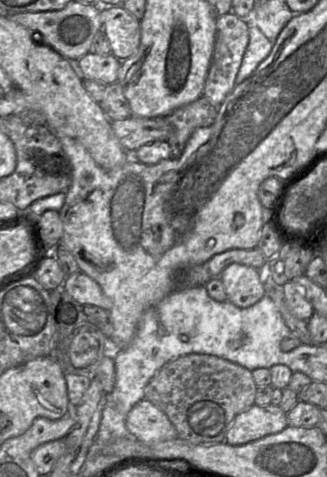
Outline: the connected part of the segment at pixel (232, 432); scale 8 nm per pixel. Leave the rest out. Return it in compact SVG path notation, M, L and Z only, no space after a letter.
M254 404L235 417L226 433L225 442L233 446L243 445L279 433L287 426L287 414L279 406Z

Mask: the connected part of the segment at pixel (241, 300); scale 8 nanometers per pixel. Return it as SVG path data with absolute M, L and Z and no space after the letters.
M232 263L220 274L228 301L240 308L248 308L265 295L261 282L261 270L254 267Z

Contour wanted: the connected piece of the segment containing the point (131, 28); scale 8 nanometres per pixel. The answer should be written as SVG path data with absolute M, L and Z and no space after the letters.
M122 5L101 9L100 17L112 54L124 61L136 53L141 39L140 20L130 14Z

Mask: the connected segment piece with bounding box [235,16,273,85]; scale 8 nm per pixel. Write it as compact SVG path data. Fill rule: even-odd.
M250 16L247 19L249 41L235 79L236 85L243 82L254 72L257 66L269 55L273 47L273 43L251 20Z

